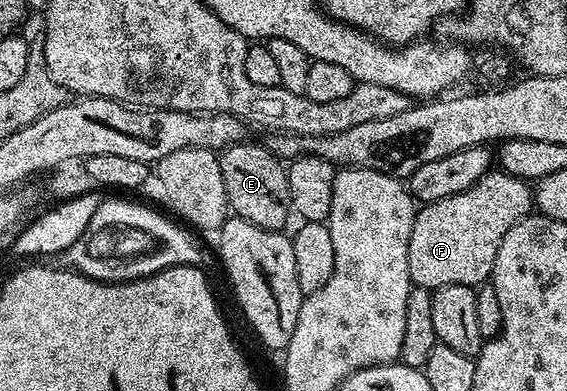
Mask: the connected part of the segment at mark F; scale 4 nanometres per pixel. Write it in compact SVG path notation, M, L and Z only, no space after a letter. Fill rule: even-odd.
M493 169L470 189L466 189L457 195L447 195L445 199L435 199L432 203L425 203L417 210L416 220L410 229L410 245L408 246L408 264L410 265L410 277L413 284L418 287L427 287L435 289L445 287L446 285L466 285L467 287L479 288L481 285L487 284L492 277L494 269L494 257L498 257L498 245L502 245L502 237L506 237L506 233L525 215L529 214L534 207L534 191L525 180L519 179L517 175L508 175L499 169Z

